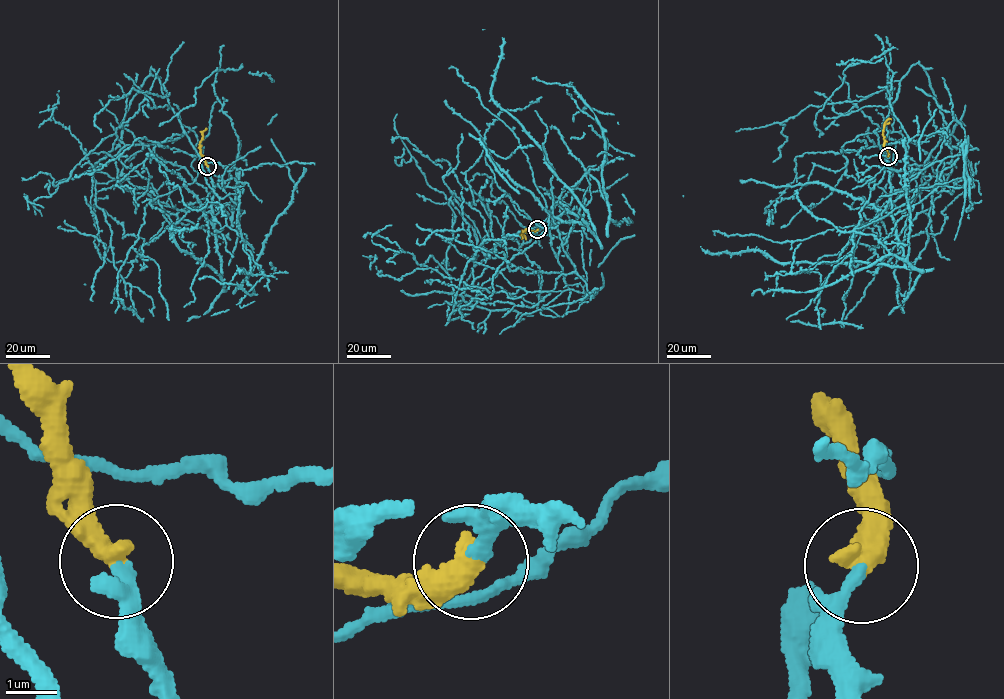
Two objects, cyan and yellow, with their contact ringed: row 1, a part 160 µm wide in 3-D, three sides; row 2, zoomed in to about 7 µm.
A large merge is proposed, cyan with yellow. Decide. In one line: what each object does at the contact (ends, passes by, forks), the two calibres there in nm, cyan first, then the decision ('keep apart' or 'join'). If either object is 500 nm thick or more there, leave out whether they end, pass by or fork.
calibres 200 and 500 nm; join

